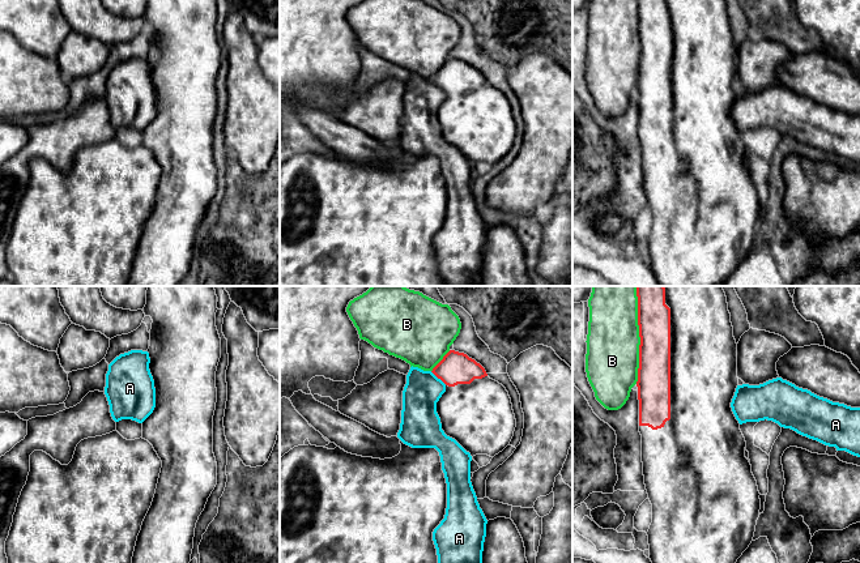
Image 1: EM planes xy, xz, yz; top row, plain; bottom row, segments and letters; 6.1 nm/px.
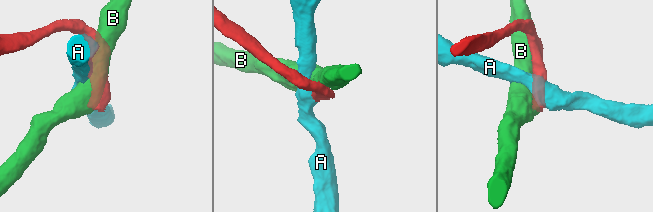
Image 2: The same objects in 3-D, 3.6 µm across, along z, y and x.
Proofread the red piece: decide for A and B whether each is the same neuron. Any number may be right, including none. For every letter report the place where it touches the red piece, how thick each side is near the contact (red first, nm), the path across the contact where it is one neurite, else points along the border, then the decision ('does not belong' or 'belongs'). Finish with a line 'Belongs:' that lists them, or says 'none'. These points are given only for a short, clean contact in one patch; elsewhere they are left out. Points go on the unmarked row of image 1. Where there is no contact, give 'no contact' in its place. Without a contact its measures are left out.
A: contact xz (438, 85); calibres 200 and 220 nm; border xz (430, 79), (446, 92); does not belong
B: contact yz (641, 46); calibres 200 and 340 nm; does not belong
Belongs: none

